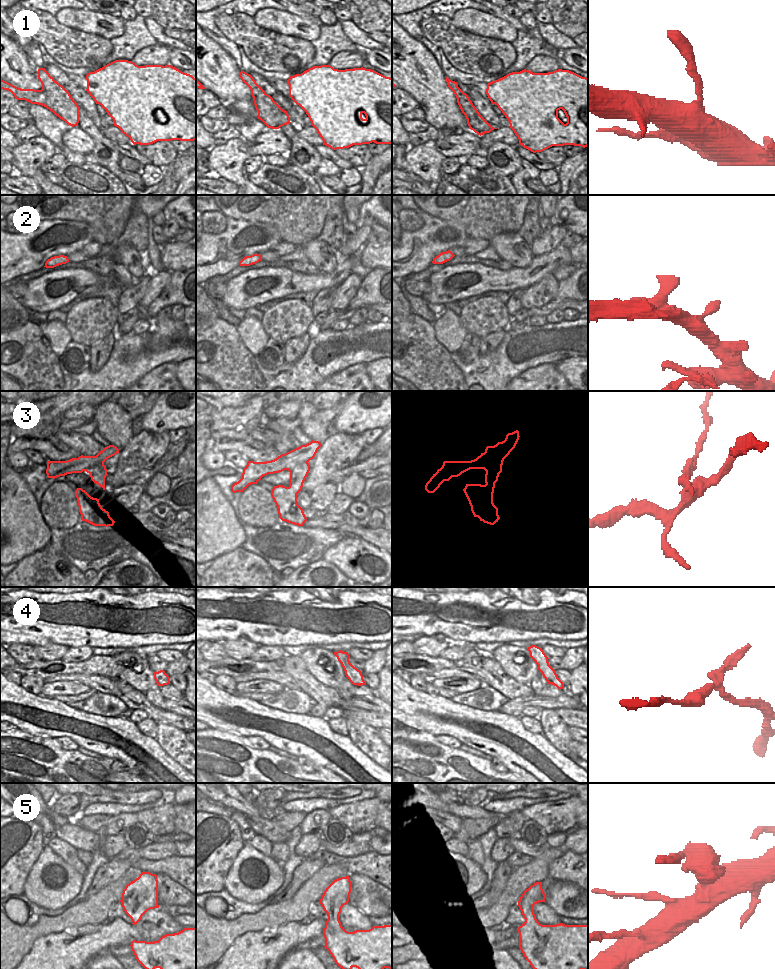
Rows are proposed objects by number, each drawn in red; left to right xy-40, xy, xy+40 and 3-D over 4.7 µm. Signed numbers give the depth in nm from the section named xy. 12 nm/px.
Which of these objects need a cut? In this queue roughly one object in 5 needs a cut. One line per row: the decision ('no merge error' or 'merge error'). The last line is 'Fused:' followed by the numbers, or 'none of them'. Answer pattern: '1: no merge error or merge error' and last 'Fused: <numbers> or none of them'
1: merge error
2: no merge error
3: merge error
4: no merge error
5: no merge error
Fused: 1, 3

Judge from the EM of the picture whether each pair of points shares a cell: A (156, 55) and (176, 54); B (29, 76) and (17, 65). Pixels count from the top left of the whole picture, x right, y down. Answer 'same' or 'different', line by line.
A: different
B: same

